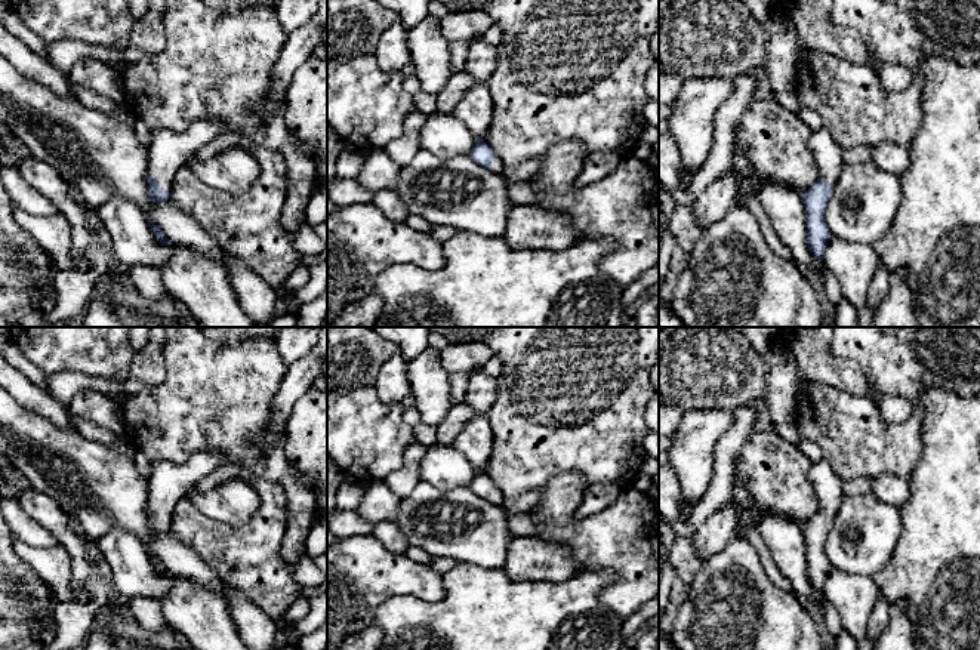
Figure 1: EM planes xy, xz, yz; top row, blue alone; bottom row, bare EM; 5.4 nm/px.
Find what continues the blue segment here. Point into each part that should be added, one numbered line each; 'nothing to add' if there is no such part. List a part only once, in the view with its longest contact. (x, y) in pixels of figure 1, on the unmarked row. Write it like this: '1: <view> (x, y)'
1: xy (168, 483)

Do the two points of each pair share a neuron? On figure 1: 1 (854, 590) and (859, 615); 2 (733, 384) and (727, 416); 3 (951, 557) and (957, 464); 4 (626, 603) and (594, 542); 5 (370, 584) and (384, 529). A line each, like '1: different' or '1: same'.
1: same
2: different
3: same
4: same
5: different

